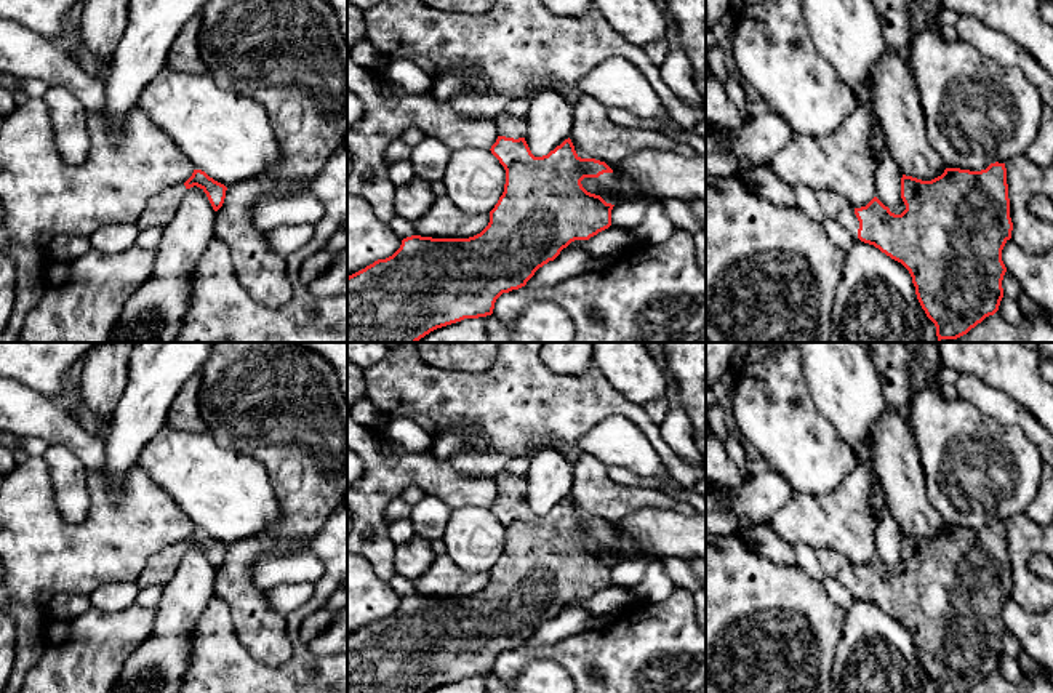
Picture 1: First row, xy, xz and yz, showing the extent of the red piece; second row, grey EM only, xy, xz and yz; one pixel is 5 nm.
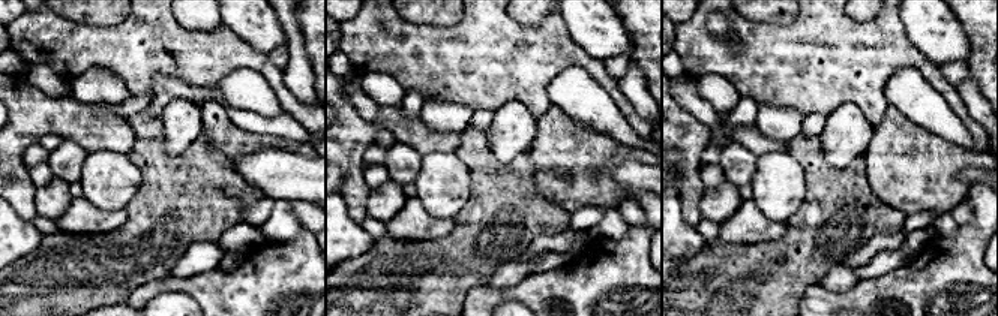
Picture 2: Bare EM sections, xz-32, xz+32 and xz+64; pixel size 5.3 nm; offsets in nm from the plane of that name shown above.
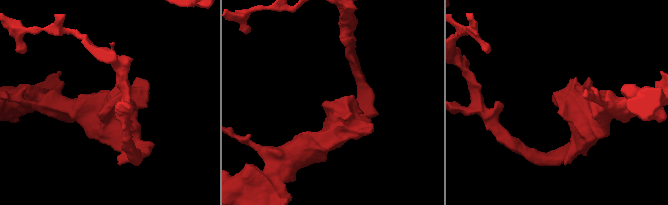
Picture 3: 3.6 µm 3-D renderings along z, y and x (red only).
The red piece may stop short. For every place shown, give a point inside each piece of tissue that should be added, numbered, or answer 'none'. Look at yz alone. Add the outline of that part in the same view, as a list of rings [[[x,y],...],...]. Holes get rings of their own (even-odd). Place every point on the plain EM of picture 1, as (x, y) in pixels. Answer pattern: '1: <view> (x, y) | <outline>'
1: yz (836, 565) | [[[824,547],[816,551],[816,557],[826,576],[831,576],[837,583],[840,583],[853,594],[855,599],[859,599],[859,579],[855,573],[855,565],[845,555]]]

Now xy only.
1: xy (160, 567) | [[[181,543],[150,555],[136,579],[139,591],[157,584],[165,586],[174,576],[186,551],[186,544]]]

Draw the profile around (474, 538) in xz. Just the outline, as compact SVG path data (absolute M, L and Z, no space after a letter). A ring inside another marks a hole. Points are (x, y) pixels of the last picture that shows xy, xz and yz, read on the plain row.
M490 507L451 509L443 533L446 555L466 573L486 573L504 551L506 528Z

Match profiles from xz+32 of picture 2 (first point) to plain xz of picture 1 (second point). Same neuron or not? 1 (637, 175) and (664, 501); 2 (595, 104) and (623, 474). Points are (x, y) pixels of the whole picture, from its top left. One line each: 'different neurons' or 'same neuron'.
1: different neurons
2: different neurons

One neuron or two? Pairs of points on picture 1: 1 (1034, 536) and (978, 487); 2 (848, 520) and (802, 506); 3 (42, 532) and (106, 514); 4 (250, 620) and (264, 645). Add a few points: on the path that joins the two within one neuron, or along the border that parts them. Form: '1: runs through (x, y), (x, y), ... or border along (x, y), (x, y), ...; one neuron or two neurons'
1: border along (1021, 512), (1005, 522); two neurons
2: runs through (837, 520), (816, 520), (813, 517); one neuron
3: runs through (58, 533), (87, 533), (90, 530); one neuron
4: runs through (256, 626), (264, 634), (264, 639); one neuron

